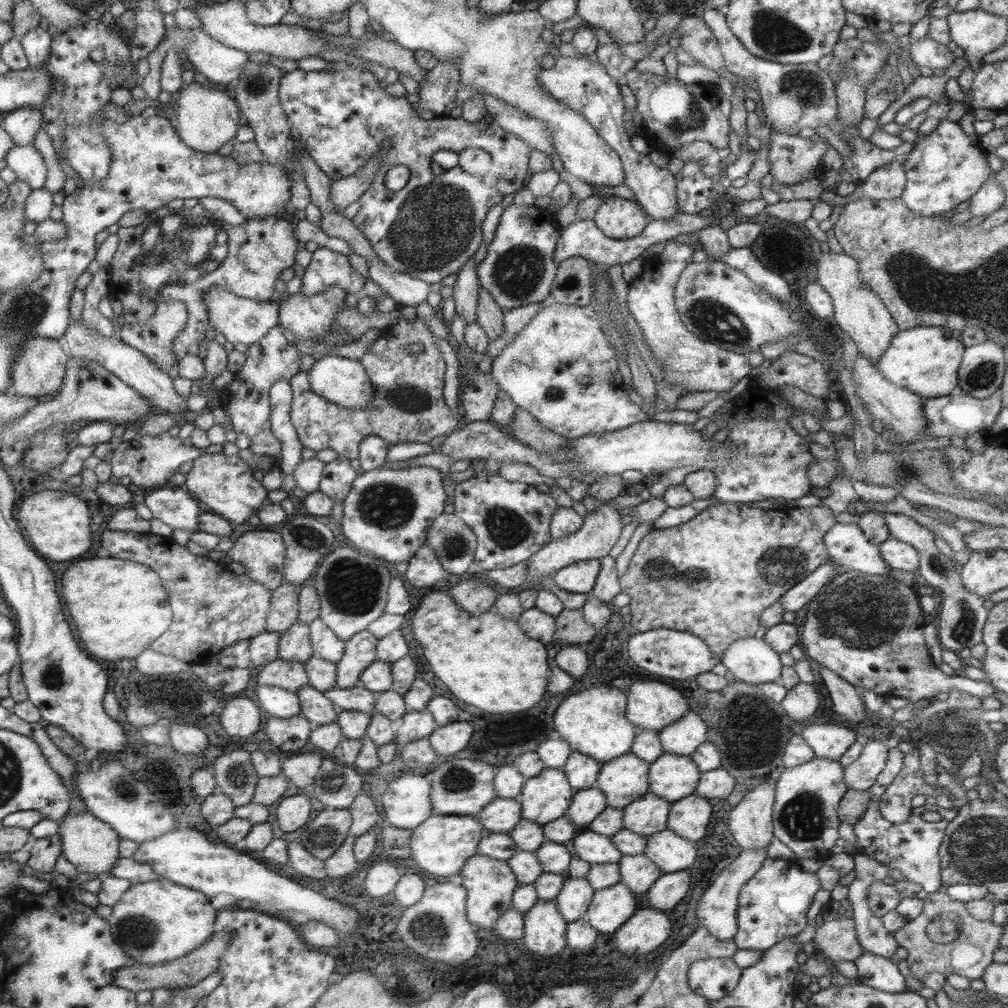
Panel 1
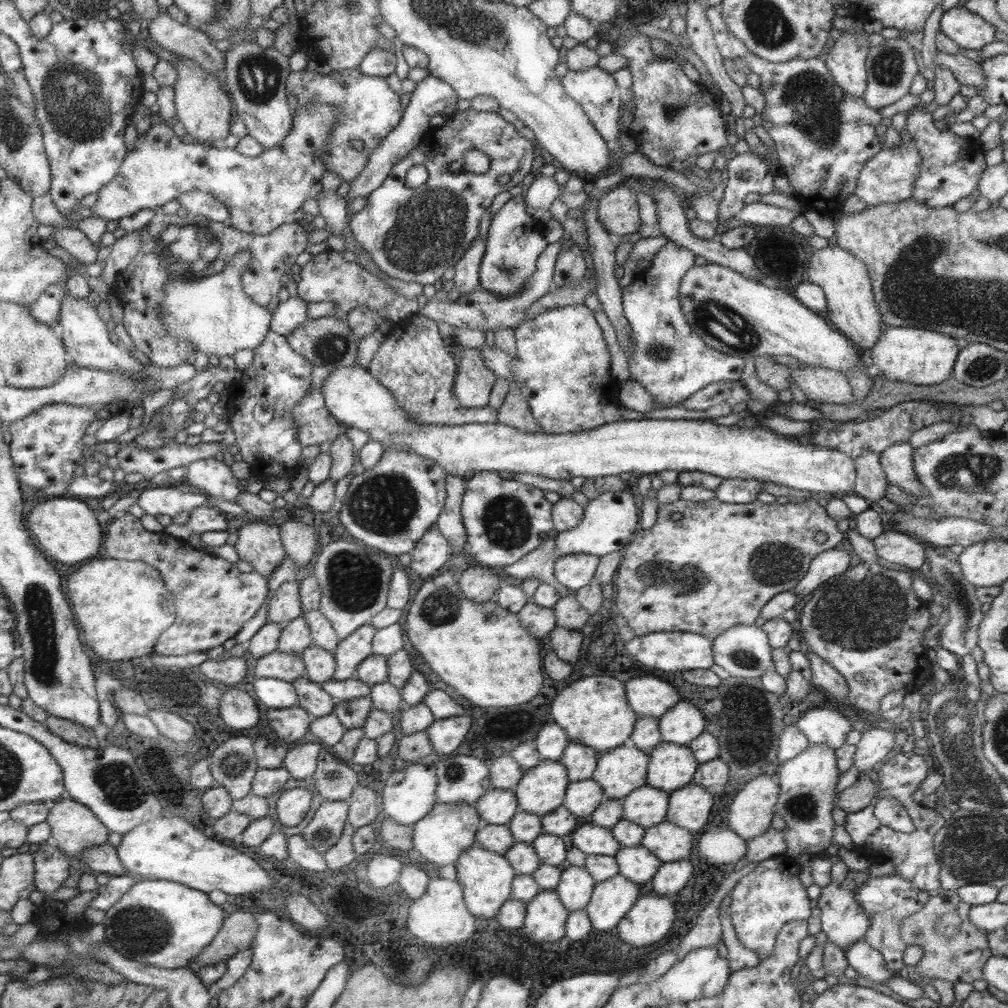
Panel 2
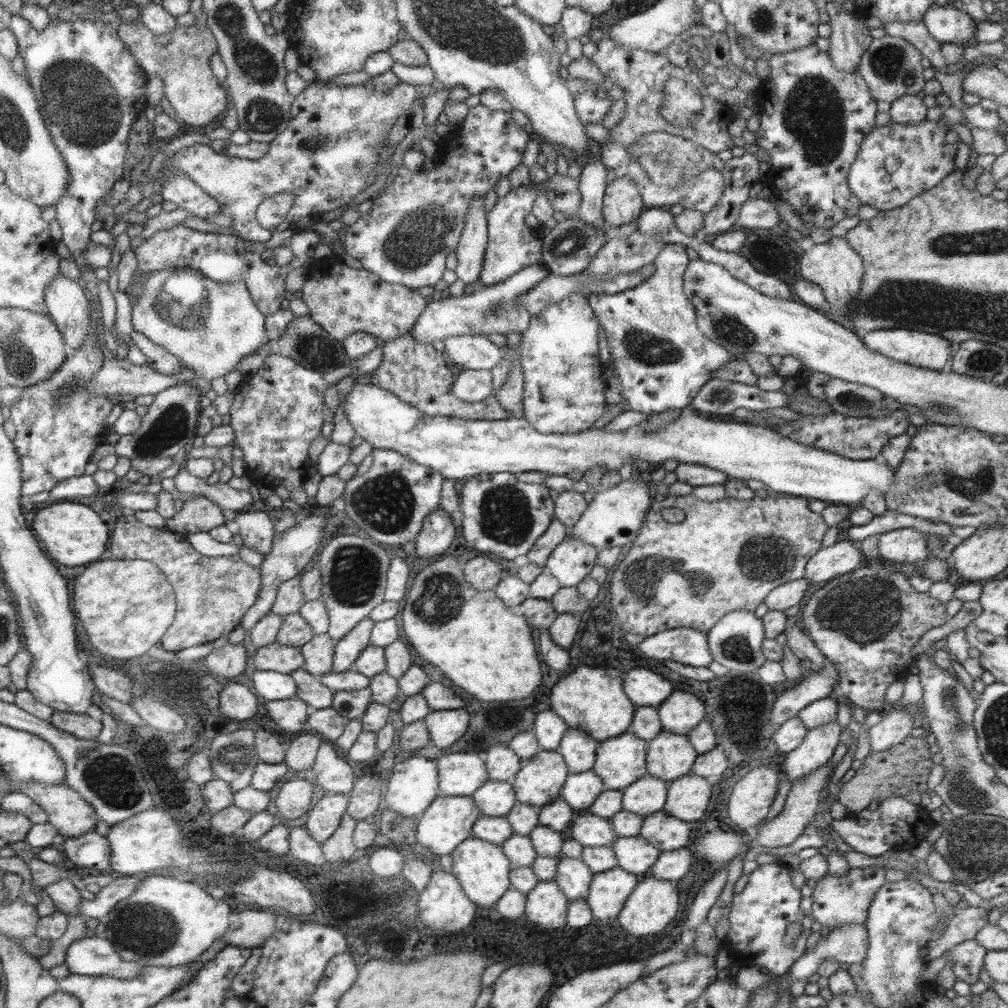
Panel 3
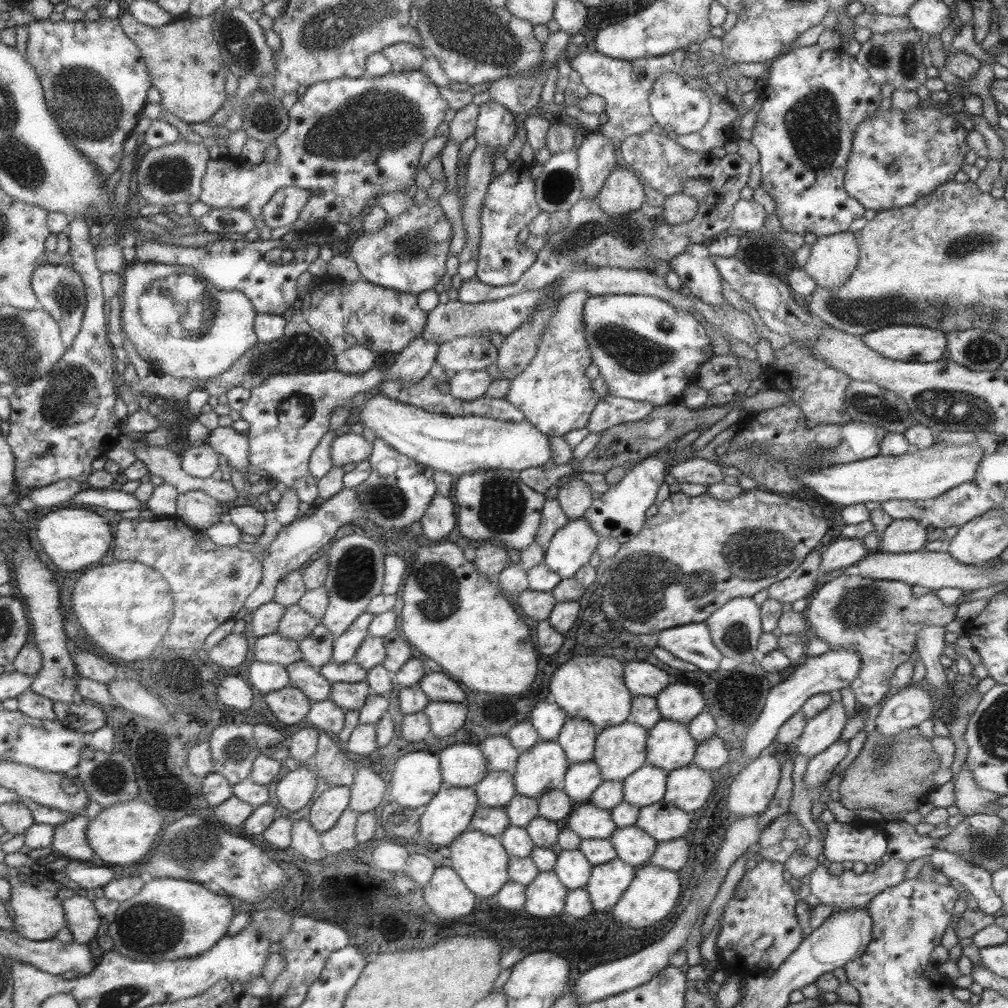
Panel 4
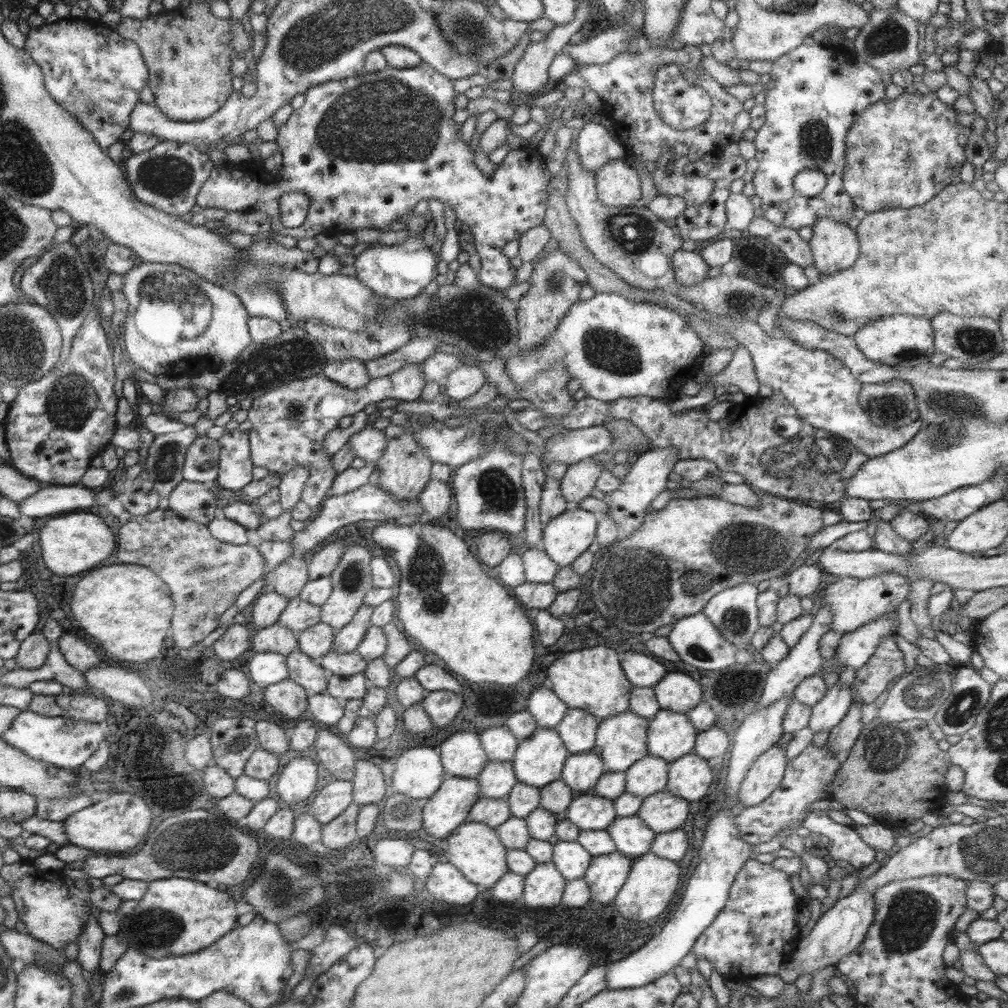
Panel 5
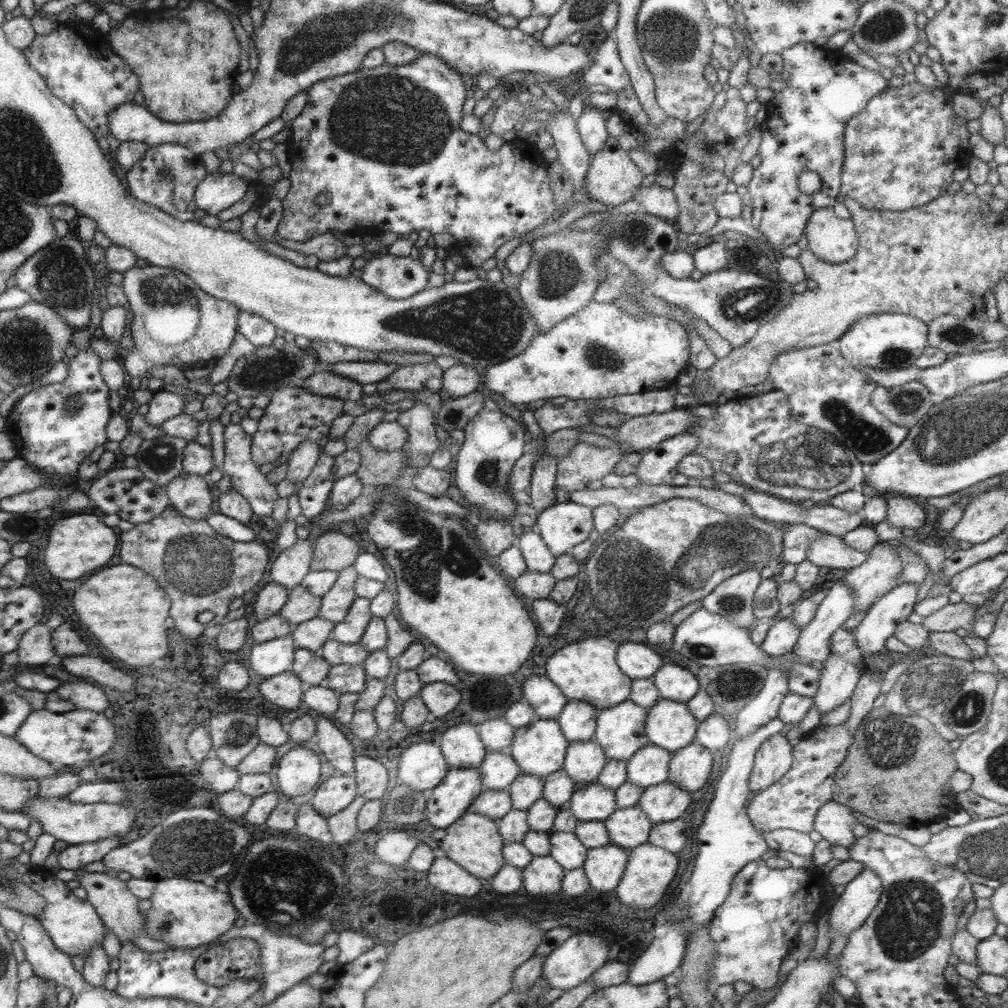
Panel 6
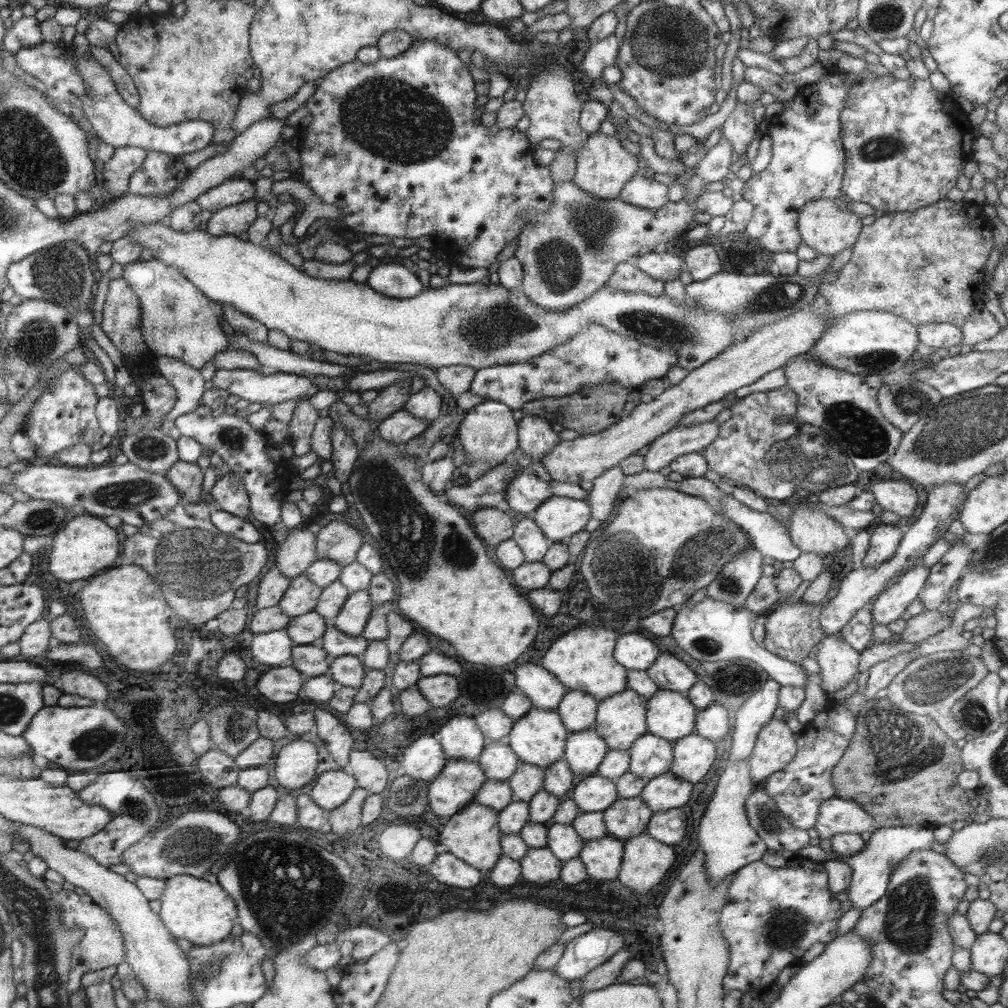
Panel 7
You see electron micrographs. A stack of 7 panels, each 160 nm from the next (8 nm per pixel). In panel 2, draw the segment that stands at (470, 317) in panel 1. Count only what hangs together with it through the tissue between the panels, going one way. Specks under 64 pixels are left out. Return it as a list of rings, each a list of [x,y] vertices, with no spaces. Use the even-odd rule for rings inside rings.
[[[478,236],[475,237],[468,246],[468,249],[462,254],[462,257],[453,265],[455,272],[452,280],[454,288],[460,294],[468,293],[480,284],[478,270],[485,245],[483,239]]]

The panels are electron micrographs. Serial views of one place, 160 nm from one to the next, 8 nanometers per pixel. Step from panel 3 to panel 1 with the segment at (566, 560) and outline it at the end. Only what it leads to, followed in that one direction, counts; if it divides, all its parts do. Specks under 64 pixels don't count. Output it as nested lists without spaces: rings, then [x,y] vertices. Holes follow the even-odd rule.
[[[600,559],[578,560],[552,574],[553,582],[564,591],[585,595],[592,589],[600,569]]]

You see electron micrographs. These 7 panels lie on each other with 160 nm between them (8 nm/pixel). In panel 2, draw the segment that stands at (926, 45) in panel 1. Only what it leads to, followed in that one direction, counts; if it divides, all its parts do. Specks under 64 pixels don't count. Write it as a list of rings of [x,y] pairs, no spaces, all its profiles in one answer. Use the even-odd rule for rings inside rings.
[[[936,51],[933,63],[935,67],[950,70],[964,90],[976,92],[984,85],[984,72],[980,62],[965,57],[961,52],[945,54]]]

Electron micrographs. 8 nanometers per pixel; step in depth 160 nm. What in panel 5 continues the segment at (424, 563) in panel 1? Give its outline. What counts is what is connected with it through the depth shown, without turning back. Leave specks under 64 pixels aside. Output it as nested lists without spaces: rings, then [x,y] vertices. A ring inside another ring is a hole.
[[[429,476],[427,484],[419,492],[417,502],[422,506],[422,518],[428,522],[438,522],[437,518],[446,515],[451,500],[452,489],[445,481]]]

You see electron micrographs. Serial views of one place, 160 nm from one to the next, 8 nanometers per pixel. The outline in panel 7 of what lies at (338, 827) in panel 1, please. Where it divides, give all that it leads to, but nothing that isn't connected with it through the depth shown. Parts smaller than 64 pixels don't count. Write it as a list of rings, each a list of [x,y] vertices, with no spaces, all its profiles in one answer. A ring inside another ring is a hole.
[[[327,770],[316,776],[315,784],[309,790],[314,803],[325,812],[343,804],[356,787],[354,776],[339,770]]]

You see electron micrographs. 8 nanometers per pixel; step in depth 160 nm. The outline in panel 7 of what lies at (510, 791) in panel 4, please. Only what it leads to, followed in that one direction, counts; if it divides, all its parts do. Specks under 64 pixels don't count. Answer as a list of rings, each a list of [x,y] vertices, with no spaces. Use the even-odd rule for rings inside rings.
[[[487,741],[476,763],[483,769],[487,779],[507,780],[519,761],[506,741]]]

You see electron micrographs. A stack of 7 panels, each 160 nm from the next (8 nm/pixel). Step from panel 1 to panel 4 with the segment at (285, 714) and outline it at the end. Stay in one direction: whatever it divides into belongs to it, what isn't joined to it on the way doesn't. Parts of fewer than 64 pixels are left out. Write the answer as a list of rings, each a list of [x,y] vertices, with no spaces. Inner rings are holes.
[[[253,661],[247,676],[249,676],[249,684],[259,690],[262,695],[290,685],[285,667],[277,663]]]

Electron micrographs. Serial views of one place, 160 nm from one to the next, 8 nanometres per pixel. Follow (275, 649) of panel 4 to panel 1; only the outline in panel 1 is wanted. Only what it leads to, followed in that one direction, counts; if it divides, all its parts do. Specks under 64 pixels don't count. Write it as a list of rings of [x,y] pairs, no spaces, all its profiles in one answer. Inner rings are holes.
[[[275,659],[259,668],[256,682],[259,685],[271,685],[296,692],[299,687],[308,684],[308,676],[303,663]]]

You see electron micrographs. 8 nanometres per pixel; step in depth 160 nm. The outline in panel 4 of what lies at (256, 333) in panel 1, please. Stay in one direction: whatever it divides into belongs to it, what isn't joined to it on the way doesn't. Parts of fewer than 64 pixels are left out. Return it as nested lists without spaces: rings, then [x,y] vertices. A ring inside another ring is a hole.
[[[134,261],[122,270],[120,328],[122,336],[135,346],[139,358],[173,378],[187,378],[199,384],[209,382],[227,370],[235,360],[258,342],[253,330],[256,310],[249,299],[238,290],[221,290],[205,278],[201,269],[185,265]]]

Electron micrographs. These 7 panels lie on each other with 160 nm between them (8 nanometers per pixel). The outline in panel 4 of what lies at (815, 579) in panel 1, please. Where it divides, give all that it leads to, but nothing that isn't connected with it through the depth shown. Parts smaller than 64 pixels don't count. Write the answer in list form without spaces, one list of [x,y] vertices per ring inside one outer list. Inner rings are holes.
[[[839,537],[829,543],[827,549],[821,553],[820,572],[822,574],[855,564],[869,553],[867,546],[863,545],[860,539]]]

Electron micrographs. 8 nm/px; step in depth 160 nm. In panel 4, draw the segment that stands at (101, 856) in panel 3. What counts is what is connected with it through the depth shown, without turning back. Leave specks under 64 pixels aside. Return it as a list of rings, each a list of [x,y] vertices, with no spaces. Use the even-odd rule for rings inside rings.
[[[85,814],[68,817],[66,821],[58,823],[50,845],[52,852],[68,860],[96,861],[95,853],[85,839],[87,823]]]

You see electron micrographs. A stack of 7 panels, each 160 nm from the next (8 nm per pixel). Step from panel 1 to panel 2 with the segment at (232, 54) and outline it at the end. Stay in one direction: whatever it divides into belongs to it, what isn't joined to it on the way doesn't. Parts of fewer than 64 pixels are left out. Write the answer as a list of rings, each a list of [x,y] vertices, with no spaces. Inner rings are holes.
[[[167,13],[157,14],[148,22],[147,34],[165,50],[193,59],[213,76],[216,70],[224,70],[224,53],[215,49],[214,41],[203,30],[176,22]]]

